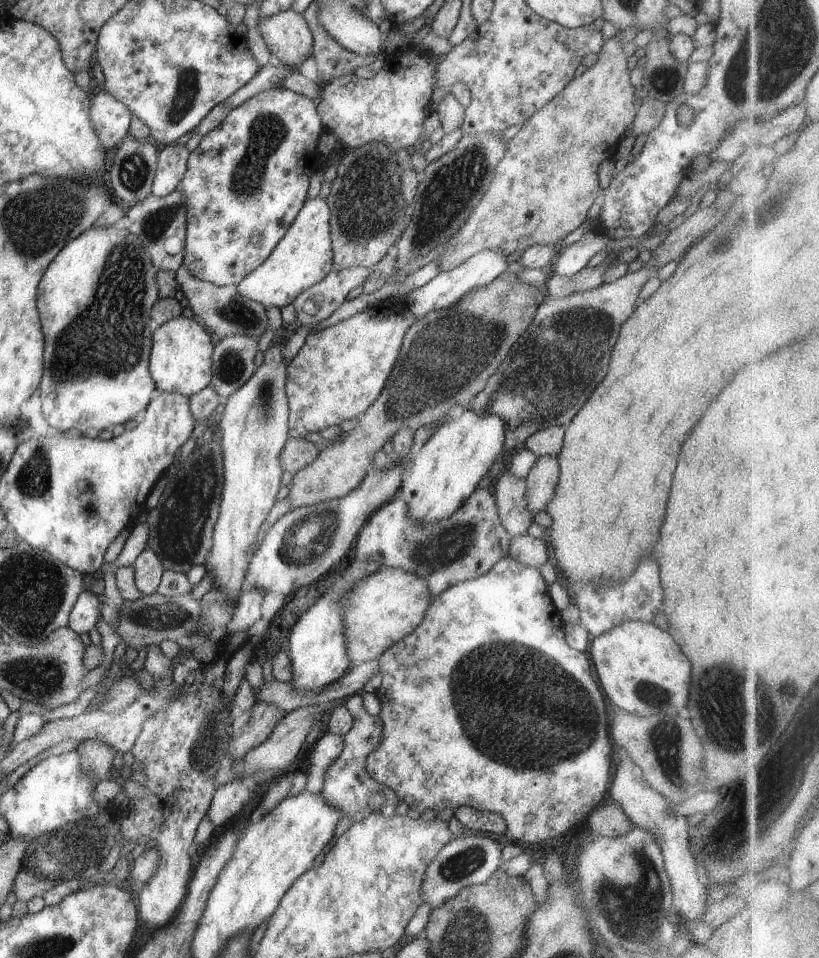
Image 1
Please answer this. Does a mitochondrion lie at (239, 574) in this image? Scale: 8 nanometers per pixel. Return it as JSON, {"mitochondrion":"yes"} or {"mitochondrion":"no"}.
{"mitochondrion":"no"}

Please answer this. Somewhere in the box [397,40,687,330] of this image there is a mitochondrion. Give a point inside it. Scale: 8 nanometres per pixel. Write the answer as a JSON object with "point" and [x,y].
{"point":[454,185]}

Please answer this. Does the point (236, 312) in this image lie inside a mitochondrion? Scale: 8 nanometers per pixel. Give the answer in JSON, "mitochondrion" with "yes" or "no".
{"mitochondrion":"yes"}

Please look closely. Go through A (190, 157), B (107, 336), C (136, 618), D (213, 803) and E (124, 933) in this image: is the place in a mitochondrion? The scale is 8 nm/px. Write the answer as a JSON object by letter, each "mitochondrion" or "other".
{"A":"other","B":"mitochondrion","C":"mitochondrion","D":"other","E":"other"}

